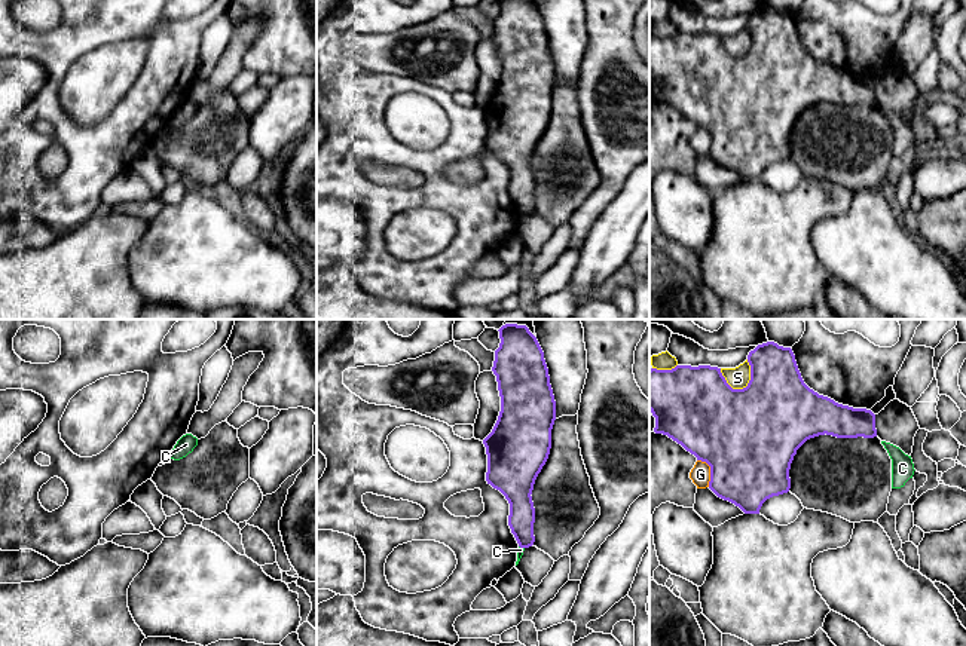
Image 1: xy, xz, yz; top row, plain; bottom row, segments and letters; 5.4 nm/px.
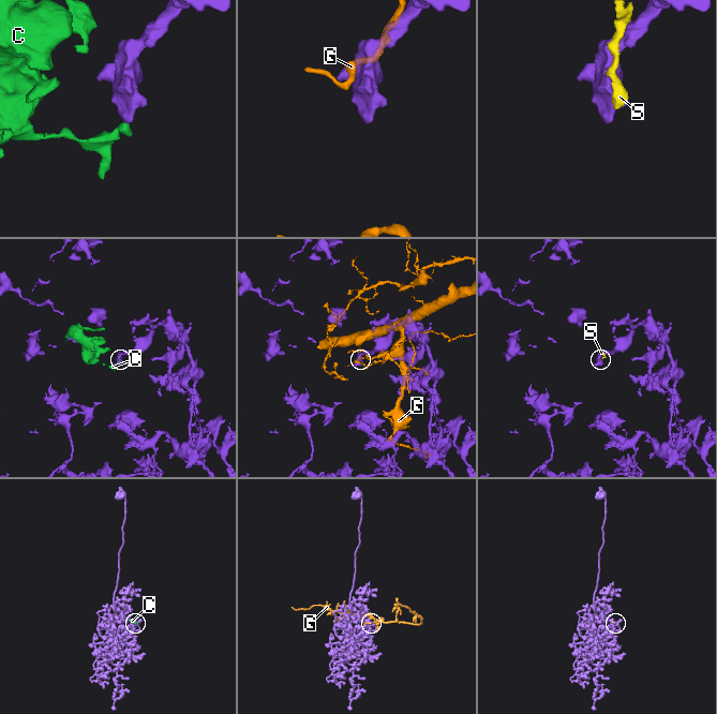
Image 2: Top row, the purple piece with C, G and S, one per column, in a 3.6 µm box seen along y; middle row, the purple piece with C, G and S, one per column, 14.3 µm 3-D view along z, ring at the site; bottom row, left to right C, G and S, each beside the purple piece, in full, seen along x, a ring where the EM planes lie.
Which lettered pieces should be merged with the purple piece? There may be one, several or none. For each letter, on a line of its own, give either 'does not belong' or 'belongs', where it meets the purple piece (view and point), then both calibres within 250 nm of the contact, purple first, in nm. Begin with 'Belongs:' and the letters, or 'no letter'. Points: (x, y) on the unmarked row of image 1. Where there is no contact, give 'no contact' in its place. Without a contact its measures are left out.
Belongs: no letter
C: does not belong | xz (522, 214) | 140/30 nm
G: does not belong | yz (711, 138) | 480/110 nm
S: does not belong | yz (731, 55) | 480/120 nm

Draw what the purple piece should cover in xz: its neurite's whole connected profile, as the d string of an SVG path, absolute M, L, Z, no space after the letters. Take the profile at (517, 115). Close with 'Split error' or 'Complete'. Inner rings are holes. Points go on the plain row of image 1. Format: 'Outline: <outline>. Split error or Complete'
Outline: M499 0L492 39L496 43L501 79L492 99L483 107L487 122L486 149L510 171L508 193L520 215L535 209L532 157L551 116L556 68L544 19L532 0Z. Complete

